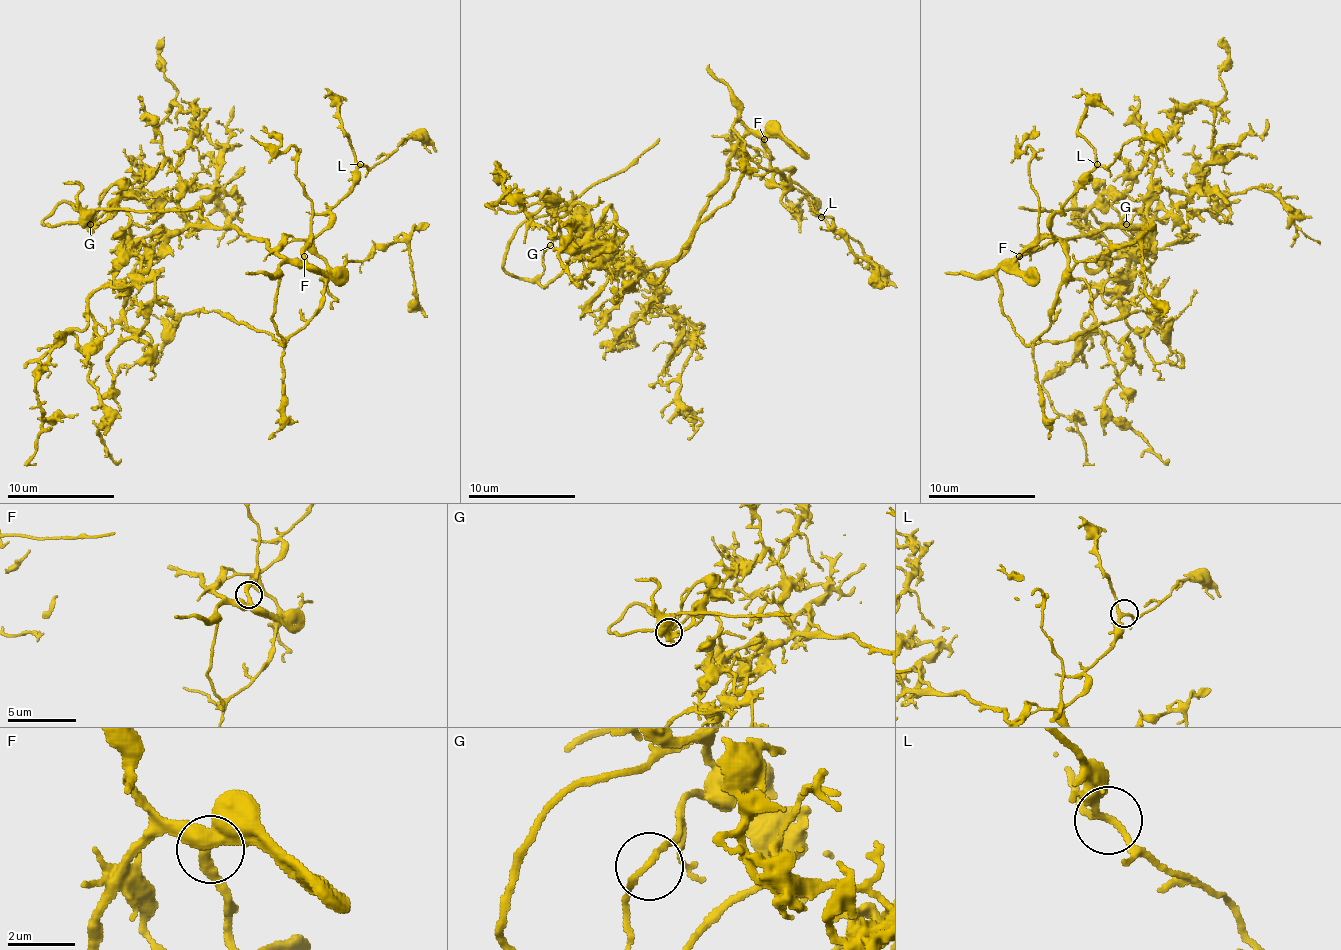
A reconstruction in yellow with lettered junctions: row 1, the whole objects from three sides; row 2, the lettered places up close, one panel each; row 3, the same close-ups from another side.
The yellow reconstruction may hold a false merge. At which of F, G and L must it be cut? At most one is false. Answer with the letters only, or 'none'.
G

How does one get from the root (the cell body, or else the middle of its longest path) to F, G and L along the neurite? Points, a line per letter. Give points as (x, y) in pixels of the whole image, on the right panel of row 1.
F: (1145, 226), (1105, 226), (1081, 237), (1046, 242), (1019, 256)
G: (1145, 226), (1132, 239), (1121, 218), (1129, 210), (1148, 210), (1164, 221), (1167, 213), (1140, 210), (1127, 223)
L: (1145, 226), (1105, 226), (1035, 250), (1043, 234), (1059, 239), (1051, 231), (1051, 218), (1097, 164)

